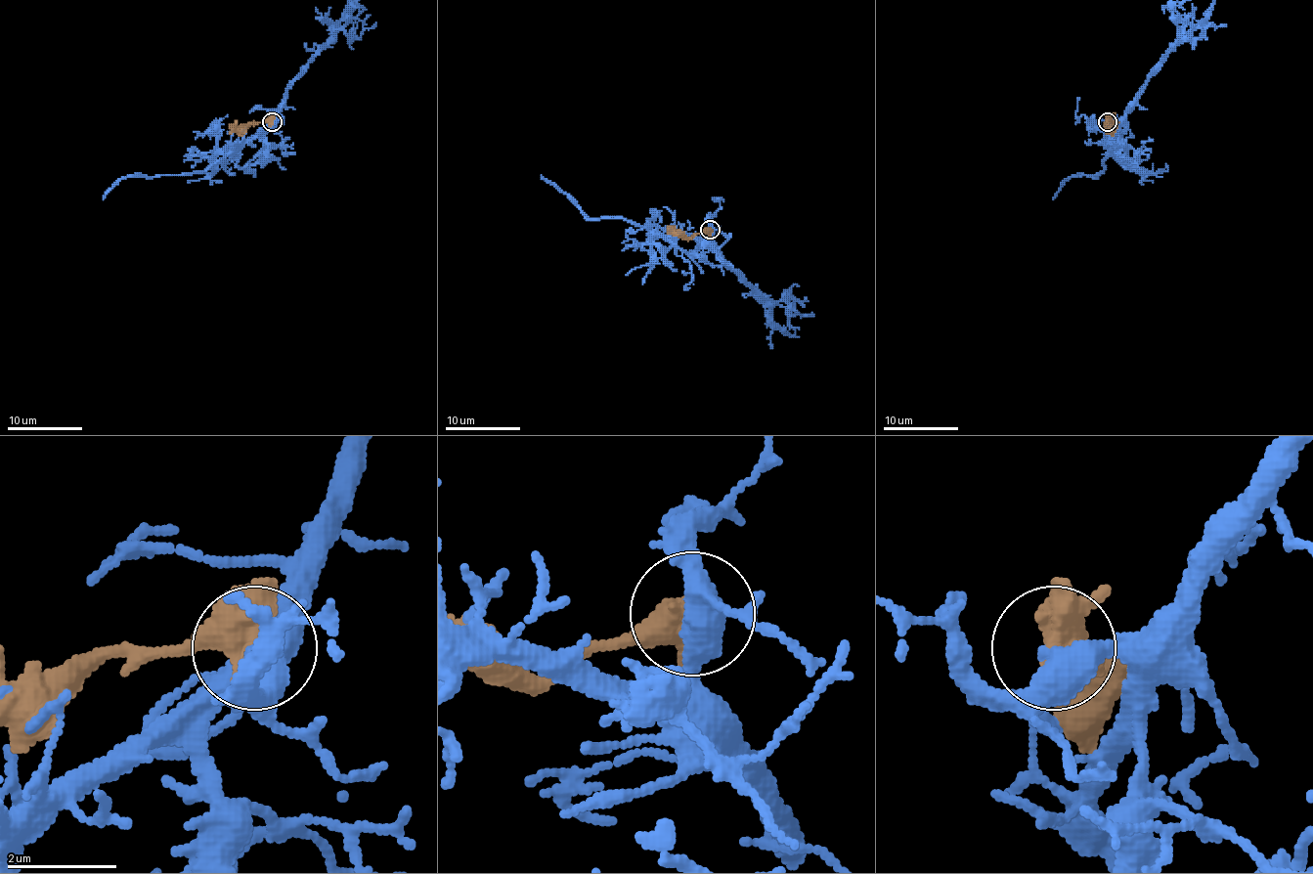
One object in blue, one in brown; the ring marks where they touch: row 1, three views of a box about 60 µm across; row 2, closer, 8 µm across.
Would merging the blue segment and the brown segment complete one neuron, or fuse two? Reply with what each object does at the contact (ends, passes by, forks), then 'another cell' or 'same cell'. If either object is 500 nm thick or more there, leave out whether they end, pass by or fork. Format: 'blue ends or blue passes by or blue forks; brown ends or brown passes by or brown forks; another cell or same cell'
blue passes by; brown forks; another cell

